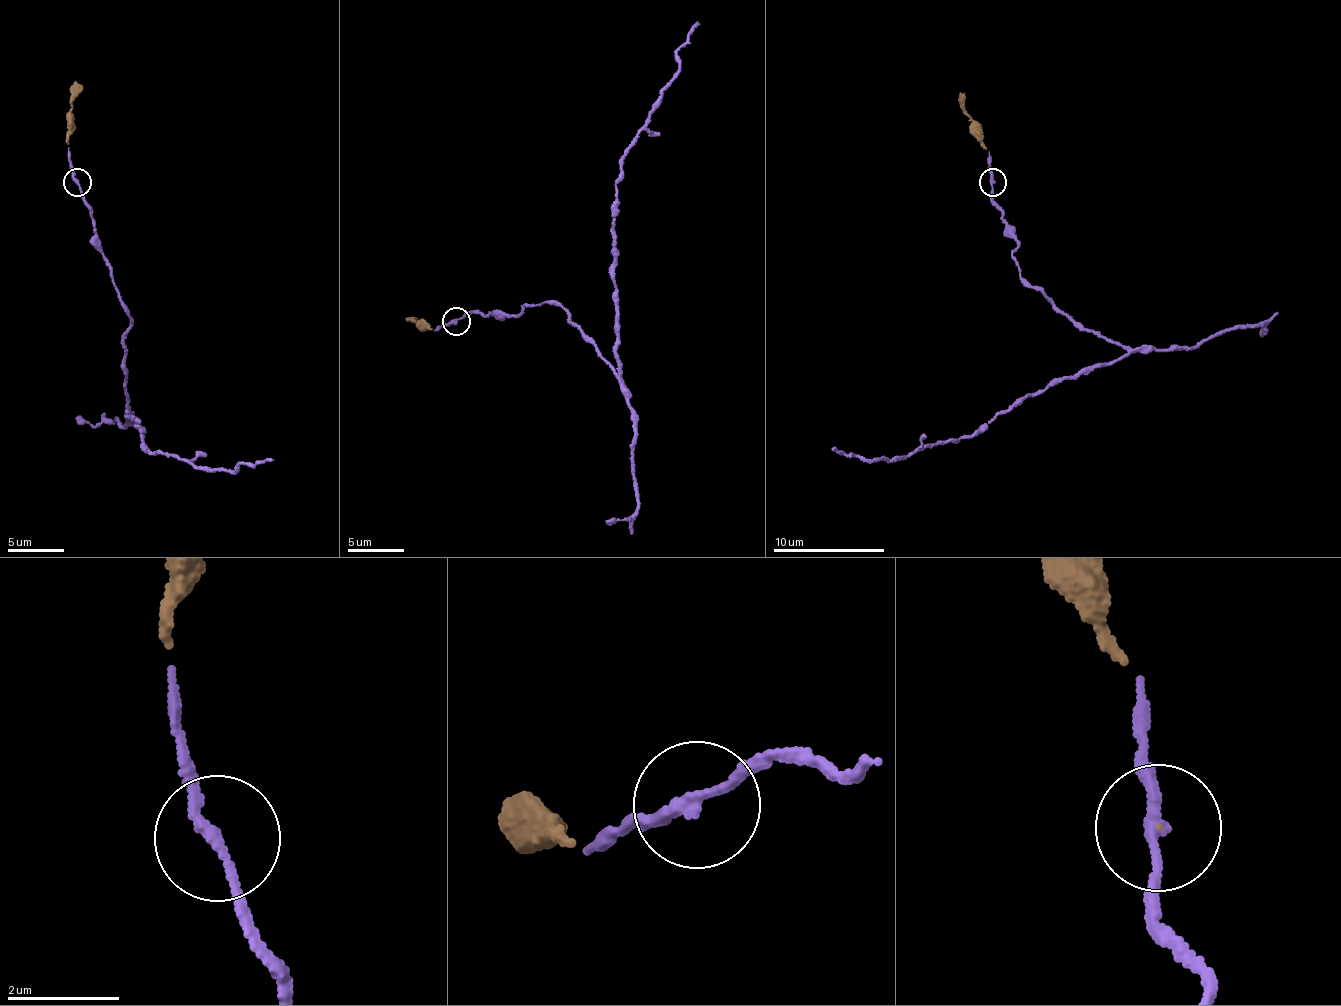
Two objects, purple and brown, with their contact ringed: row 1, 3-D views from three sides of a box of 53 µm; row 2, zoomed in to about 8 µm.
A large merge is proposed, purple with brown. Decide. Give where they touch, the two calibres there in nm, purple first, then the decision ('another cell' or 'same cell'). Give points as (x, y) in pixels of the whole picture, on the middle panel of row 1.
at (456, 321); 190 nm thick on the purple side, 20 nm on the other; same cell

